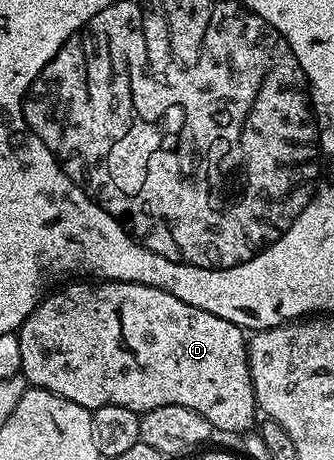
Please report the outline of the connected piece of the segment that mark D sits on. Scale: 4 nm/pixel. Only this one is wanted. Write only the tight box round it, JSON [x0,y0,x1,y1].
[17,280,259,434]

